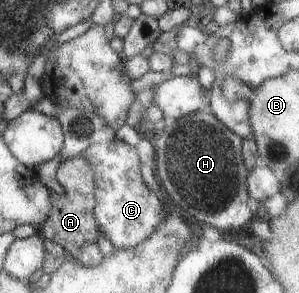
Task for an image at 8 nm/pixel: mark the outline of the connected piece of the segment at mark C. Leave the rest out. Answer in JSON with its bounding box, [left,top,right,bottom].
[78,139,170,248]

